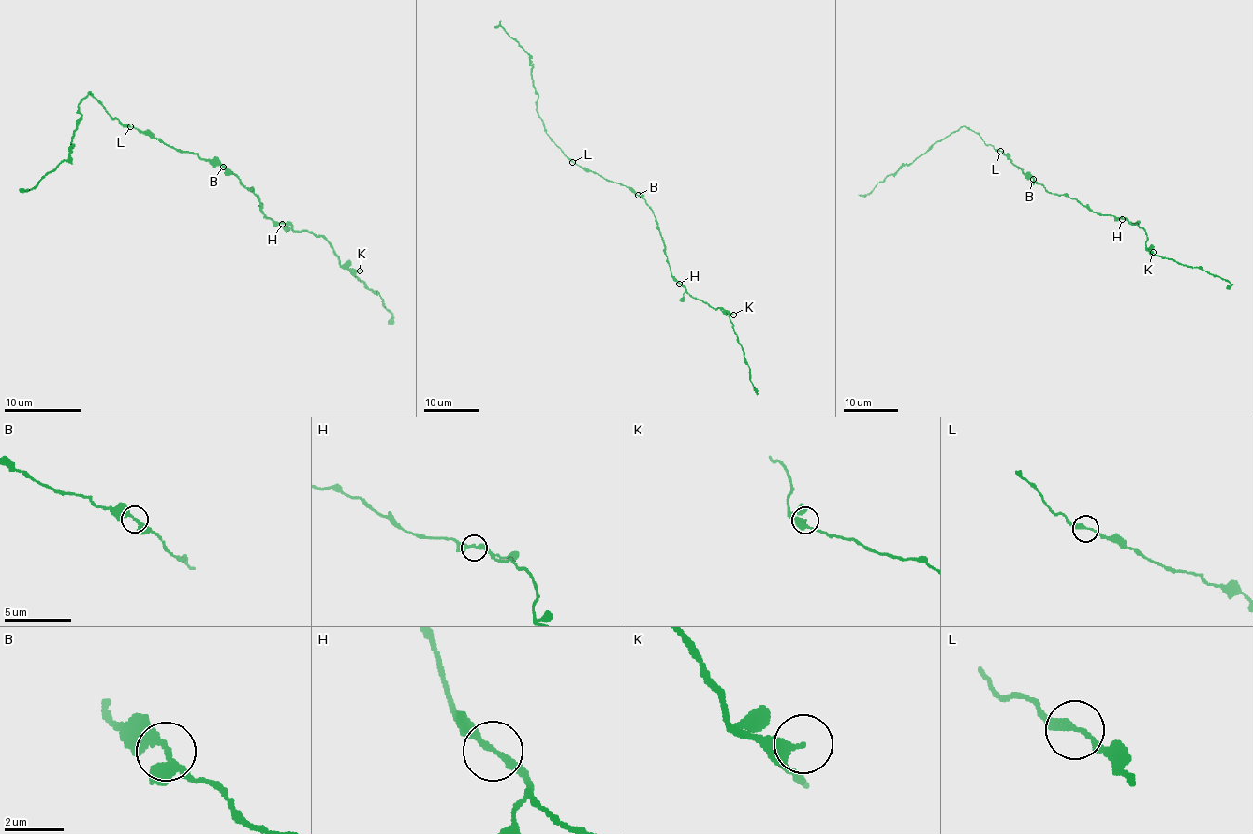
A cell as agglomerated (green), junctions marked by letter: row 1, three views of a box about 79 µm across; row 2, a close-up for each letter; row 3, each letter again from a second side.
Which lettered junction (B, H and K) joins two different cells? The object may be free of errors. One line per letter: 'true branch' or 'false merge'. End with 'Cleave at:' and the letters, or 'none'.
B: true branch
H: true branch
K: true branch
Cleave at: none

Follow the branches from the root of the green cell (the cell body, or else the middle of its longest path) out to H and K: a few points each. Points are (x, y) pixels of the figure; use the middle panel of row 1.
H: (641, 197), (652, 210), (671, 275), (679, 284)
K: (641, 197), (652, 210), (661, 234), (671, 275), (693, 297), (714, 309), (720, 308), (733, 314)

